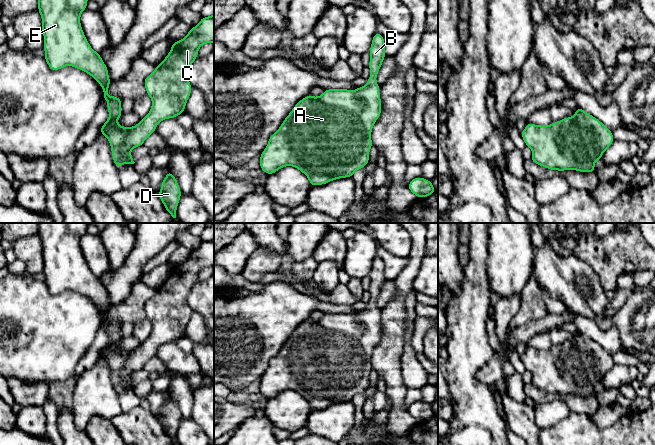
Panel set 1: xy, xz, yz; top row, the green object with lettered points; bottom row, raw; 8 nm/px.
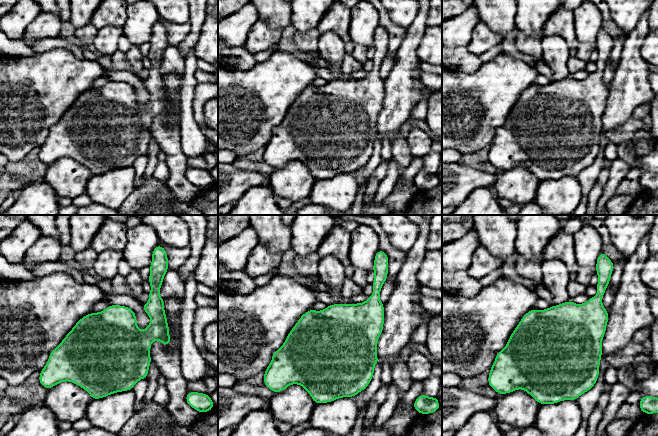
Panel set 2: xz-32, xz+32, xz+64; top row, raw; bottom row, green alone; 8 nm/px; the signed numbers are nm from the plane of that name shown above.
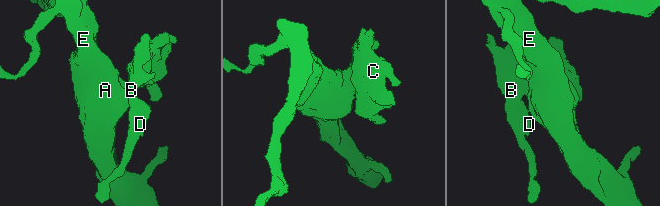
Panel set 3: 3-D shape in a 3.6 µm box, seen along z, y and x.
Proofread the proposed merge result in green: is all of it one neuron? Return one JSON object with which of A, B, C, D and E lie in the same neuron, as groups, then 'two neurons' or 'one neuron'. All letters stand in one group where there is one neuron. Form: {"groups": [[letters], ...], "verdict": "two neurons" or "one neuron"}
{"groups": [["A", "B", "C", "D", "E"]], "verdict": "one neuron"}

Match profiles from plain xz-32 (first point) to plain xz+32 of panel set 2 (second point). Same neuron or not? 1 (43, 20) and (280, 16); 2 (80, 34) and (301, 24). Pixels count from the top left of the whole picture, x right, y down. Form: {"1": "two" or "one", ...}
{"1": "two", "2": "two"}

